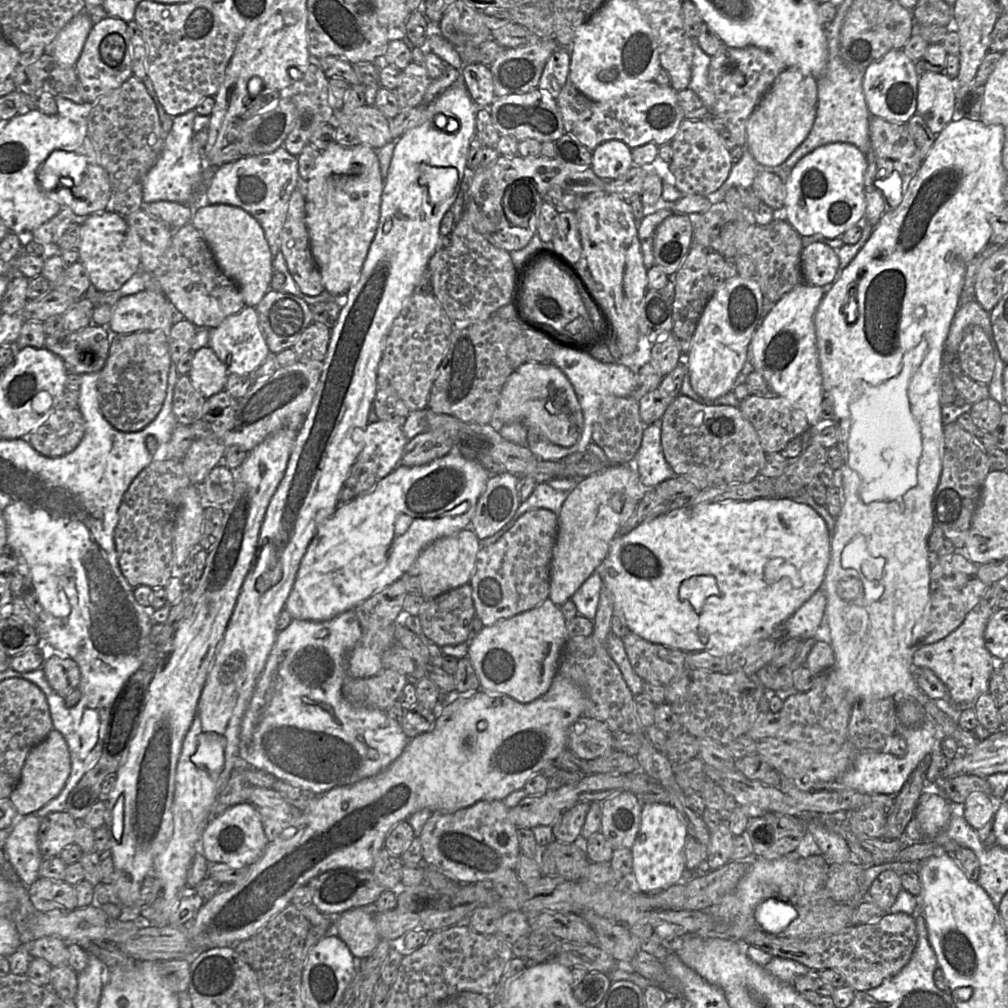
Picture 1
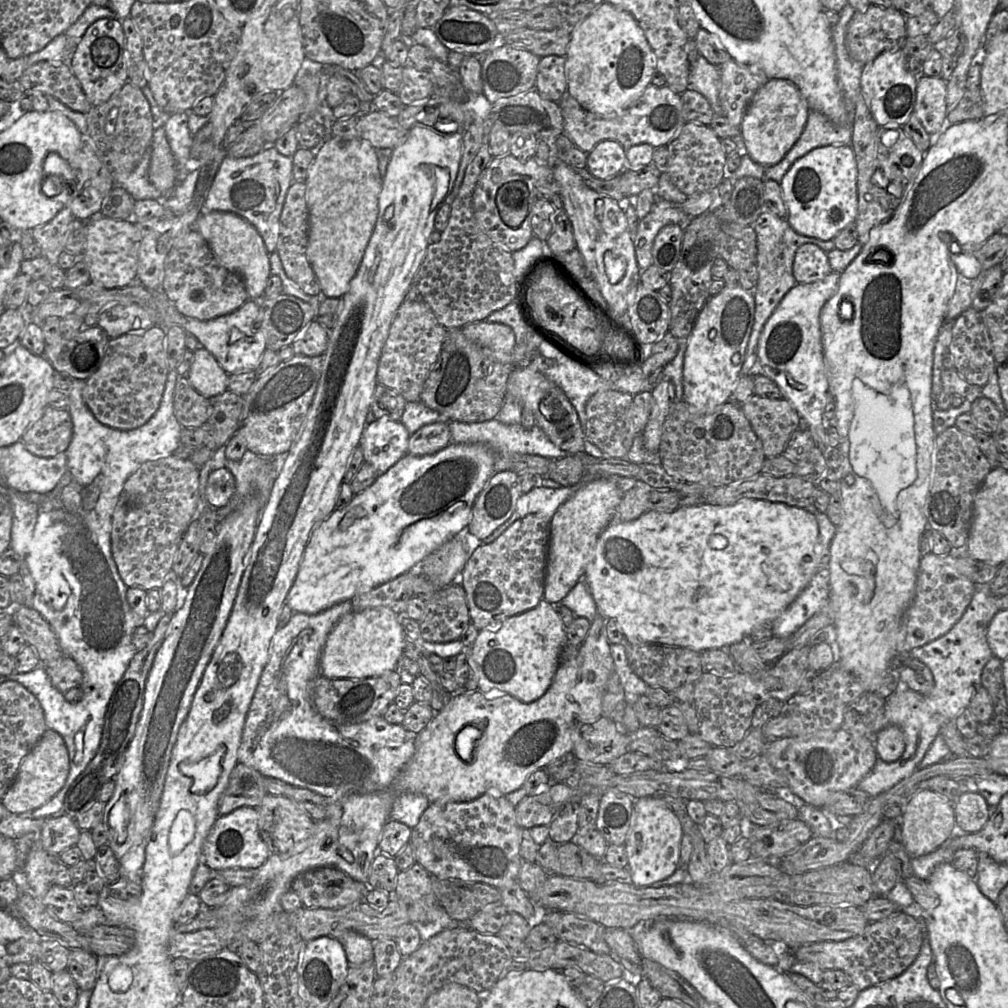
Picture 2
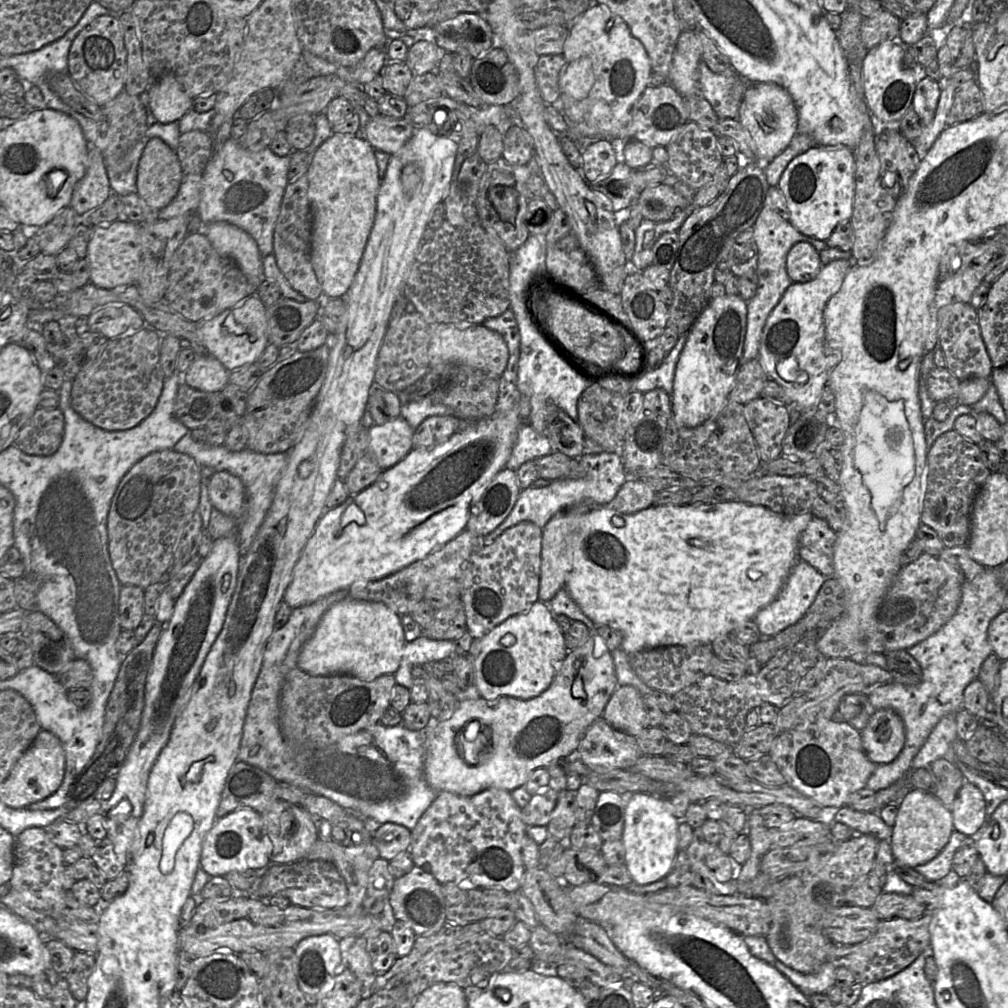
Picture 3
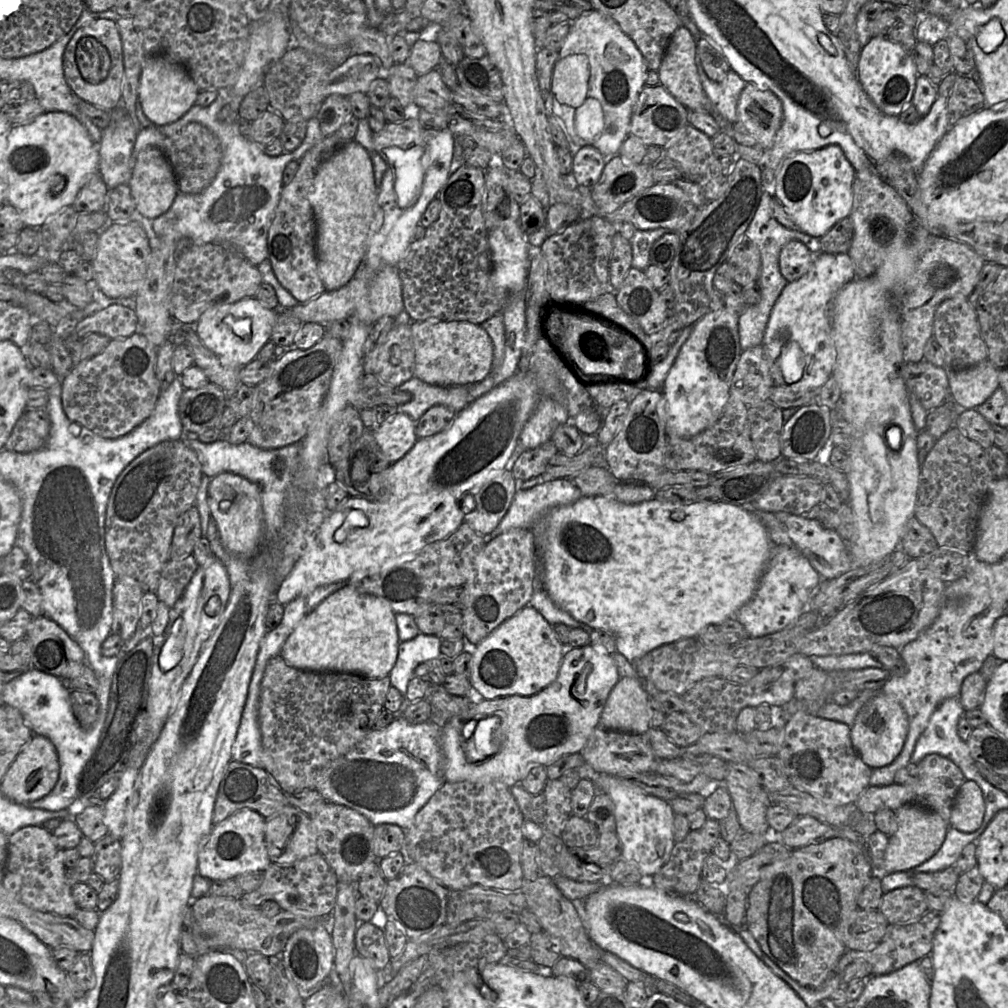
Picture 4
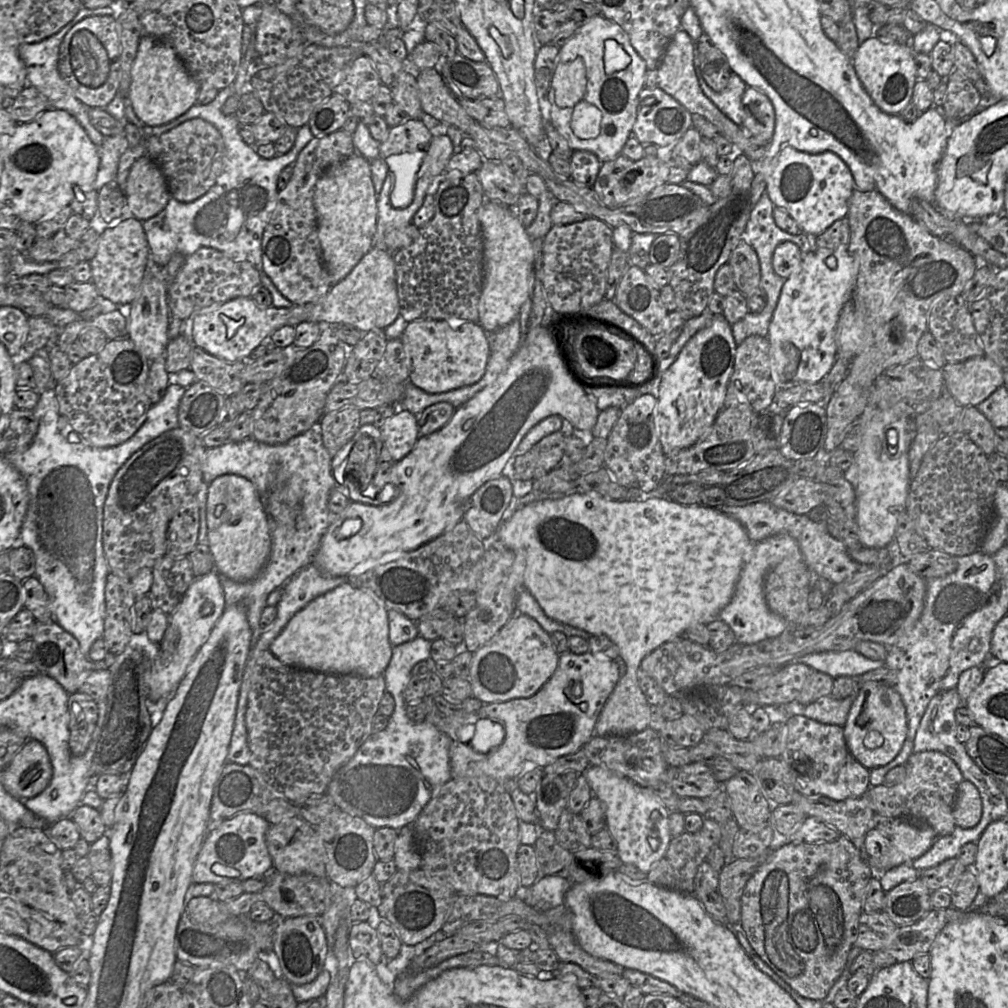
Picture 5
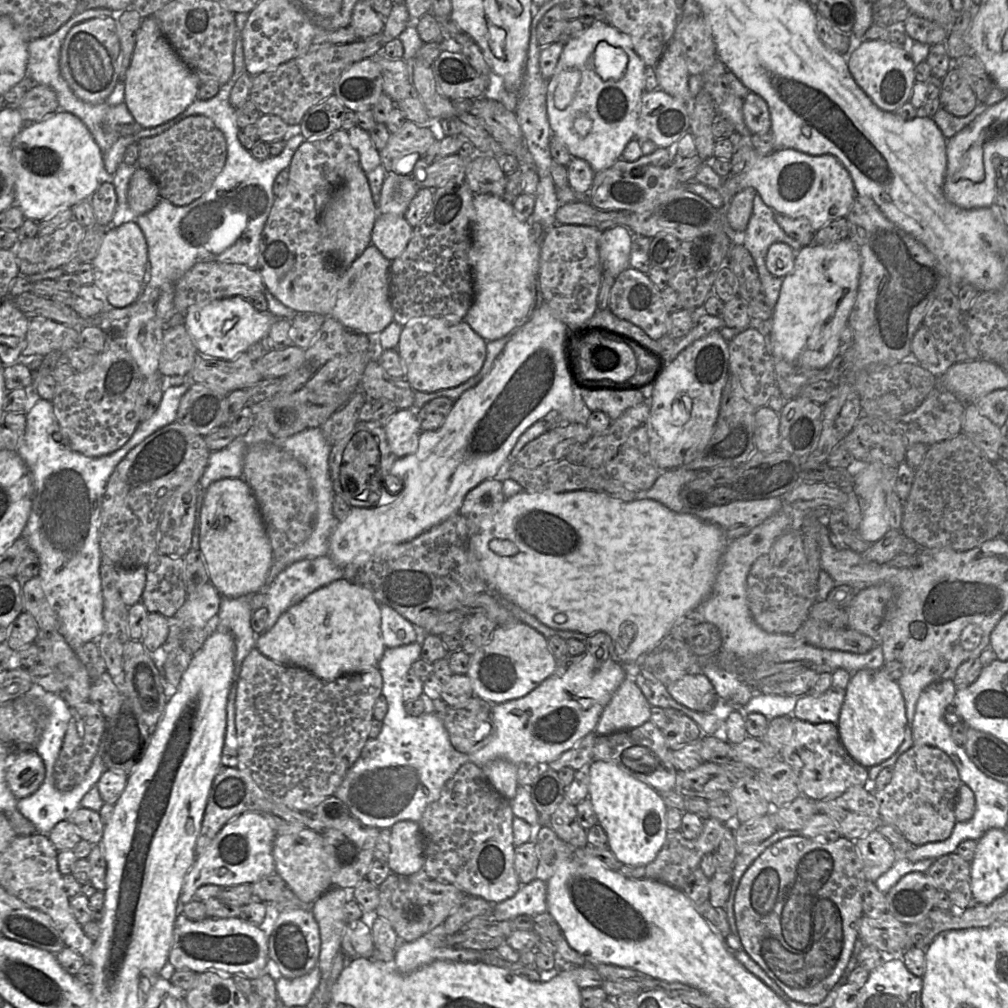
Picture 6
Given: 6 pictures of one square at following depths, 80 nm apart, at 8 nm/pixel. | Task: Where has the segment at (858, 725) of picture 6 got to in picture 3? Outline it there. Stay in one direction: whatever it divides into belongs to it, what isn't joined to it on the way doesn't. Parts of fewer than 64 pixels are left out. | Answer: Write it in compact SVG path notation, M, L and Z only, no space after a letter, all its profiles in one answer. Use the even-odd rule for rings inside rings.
M892 709L873 713L860 734L866 755L875 764L892 762L905 744L903 720Z

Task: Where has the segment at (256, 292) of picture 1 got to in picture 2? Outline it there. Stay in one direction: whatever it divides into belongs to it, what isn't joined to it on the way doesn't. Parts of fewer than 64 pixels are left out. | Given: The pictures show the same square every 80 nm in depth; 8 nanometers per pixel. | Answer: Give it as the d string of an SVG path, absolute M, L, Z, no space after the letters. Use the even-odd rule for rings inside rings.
M211 211L199 216L195 229L207 241L217 261L227 270L241 276L249 298L259 301L263 296L271 270L270 254L256 228L234 213Z

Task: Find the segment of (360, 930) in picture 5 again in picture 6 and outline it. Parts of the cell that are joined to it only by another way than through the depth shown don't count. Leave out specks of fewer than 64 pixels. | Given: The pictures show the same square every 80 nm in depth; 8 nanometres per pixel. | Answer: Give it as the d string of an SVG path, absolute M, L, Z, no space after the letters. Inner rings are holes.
M362 920L347 923L343 939L342 952L349 958L372 958L375 944L371 928Z

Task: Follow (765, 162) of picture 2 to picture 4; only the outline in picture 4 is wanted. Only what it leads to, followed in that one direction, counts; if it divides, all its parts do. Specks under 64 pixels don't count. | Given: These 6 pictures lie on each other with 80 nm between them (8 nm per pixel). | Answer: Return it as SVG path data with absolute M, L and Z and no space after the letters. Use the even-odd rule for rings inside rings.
M747 83L738 100L737 117L737 123L768 150L783 121L782 102L772 91Z

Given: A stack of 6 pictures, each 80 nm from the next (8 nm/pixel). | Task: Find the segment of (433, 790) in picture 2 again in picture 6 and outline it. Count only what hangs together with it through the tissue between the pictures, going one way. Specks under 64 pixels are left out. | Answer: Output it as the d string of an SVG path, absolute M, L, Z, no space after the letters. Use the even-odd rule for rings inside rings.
M589 652L577 656L568 655L557 661L555 672L529 694L522 698L492 705L490 712L492 733L476 743L473 749L466 754L468 761L473 762L477 767L484 767L496 759L506 759L515 765L521 763L548 764L573 748L586 735L594 732L603 709L626 677L623 664L621 661L618 663L611 660L602 661Z

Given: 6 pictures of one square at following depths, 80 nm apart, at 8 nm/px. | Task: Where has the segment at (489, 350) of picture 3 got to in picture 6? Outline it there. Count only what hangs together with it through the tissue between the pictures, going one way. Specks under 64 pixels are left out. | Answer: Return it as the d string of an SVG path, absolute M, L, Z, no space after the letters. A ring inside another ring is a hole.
M421 317L403 326L396 349L404 367L404 378L412 389L432 393L457 387L476 376L486 358L486 344L464 320Z

